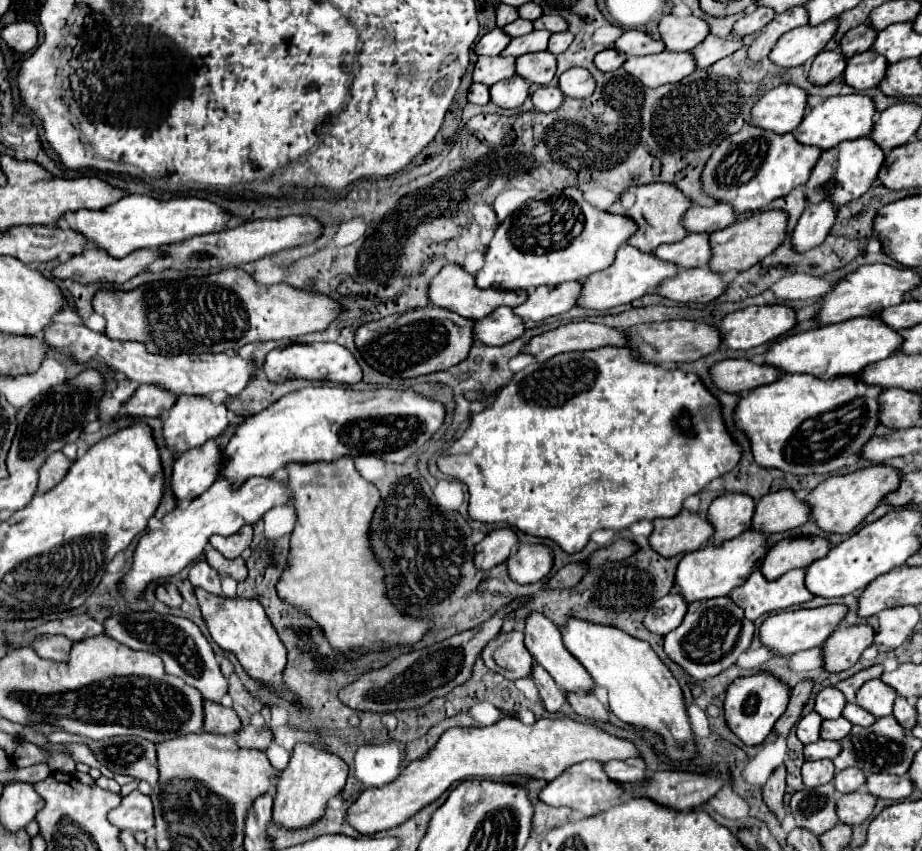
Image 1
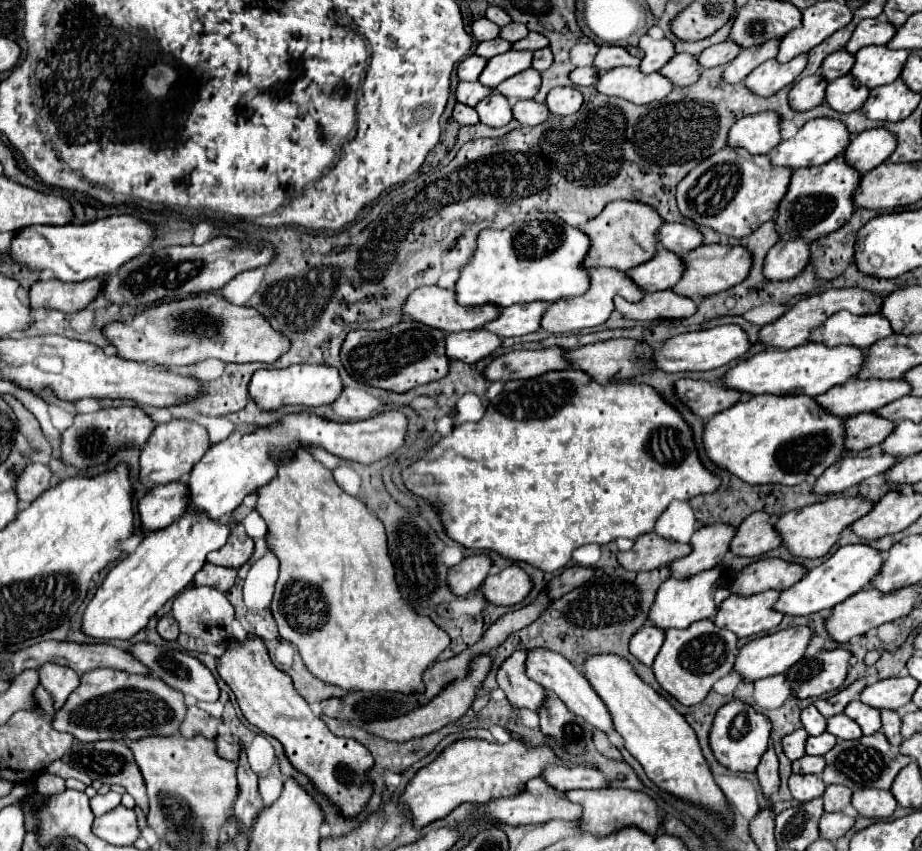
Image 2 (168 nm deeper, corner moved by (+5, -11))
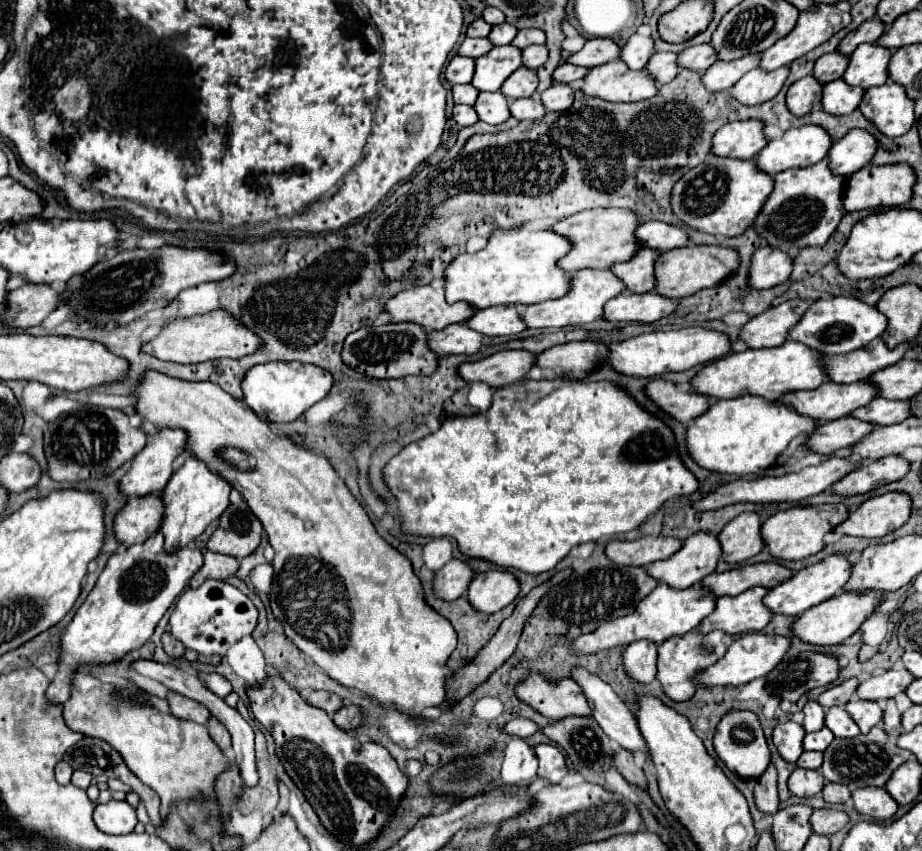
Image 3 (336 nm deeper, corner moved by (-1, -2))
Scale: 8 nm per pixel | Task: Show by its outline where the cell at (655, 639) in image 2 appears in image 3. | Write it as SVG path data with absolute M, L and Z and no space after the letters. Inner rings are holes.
M645 640L629 644L623 652L623 668L631 680L649 684L657 674L657 646Z

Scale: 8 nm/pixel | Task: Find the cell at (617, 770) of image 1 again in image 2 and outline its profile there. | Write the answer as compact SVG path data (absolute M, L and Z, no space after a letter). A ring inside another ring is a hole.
M551 765L543 771L543 777L549 785L553 785L559 791L607 787L607 779L605 779L603 771L585 769L585 767L571 767L569 769L563 765Z

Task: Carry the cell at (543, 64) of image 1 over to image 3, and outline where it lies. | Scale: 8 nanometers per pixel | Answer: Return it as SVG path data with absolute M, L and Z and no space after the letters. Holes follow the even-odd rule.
M517 68L501 86L505 98L529 98L537 88L537 74L529 68Z

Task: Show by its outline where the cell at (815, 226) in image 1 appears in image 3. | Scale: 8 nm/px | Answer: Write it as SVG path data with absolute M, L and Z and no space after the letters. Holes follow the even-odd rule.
M759 248L751 256L749 266L749 286L755 290L773 288L789 280L793 270L793 260L779 248Z

